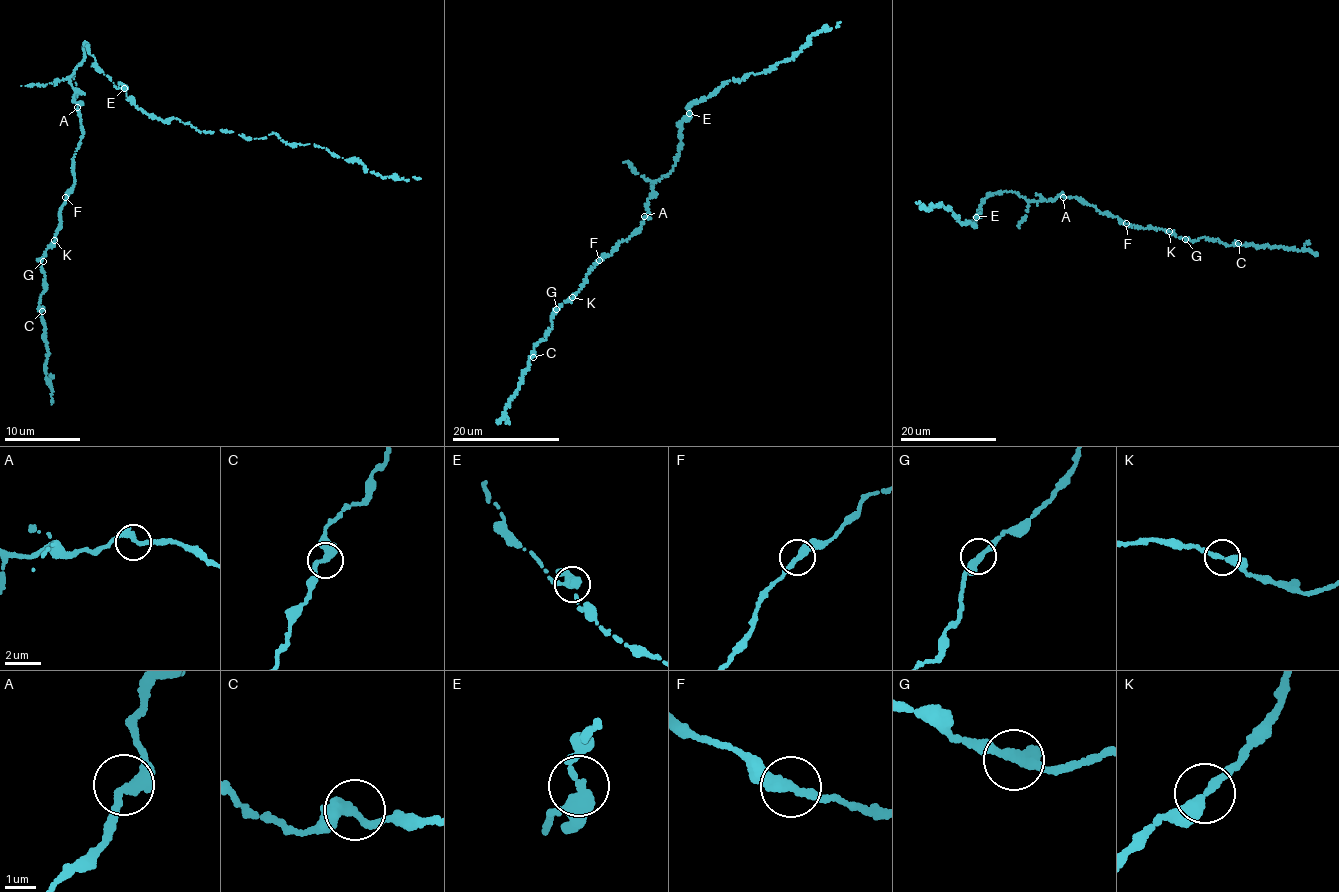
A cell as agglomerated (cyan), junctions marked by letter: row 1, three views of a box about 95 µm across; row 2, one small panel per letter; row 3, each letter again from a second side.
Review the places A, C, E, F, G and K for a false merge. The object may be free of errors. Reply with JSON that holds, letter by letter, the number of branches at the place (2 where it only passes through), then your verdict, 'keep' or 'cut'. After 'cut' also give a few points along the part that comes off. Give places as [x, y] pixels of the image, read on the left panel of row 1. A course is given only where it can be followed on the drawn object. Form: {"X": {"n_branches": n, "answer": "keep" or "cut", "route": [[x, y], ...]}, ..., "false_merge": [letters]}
{"A": {"n_branches": 2, "answer": "keep"}, "C": {"n_branches": 2, "answer": "keep"}, "E": {"n_branches": 2, "answer": "cut", "route": [[124, 88], [139, 108], [200, 133], [274, 133], [383, 177], [421, 179]]}, "F": {"n_branches": 2, "answer": "keep"}, "G": {"n_branches": 2, "answer": "keep"}, "K": {"n_branches": 2, "answer": "keep"}, "false_merge": ["E"]}

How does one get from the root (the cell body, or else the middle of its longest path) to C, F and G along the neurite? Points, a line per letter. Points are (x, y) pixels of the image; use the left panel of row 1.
C: (84, 57), (70, 82), (84, 131), (62, 224), (41, 263), (42, 311)
F: (84, 57), (70, 80), (84, 131), (73, 163), (75, 180), (65, 197)
G: (84, 57), (70, 82), (77, 90), (74, 100), (81, 104), (84, 131), (73, 163), (75, 180), (43, 261)

